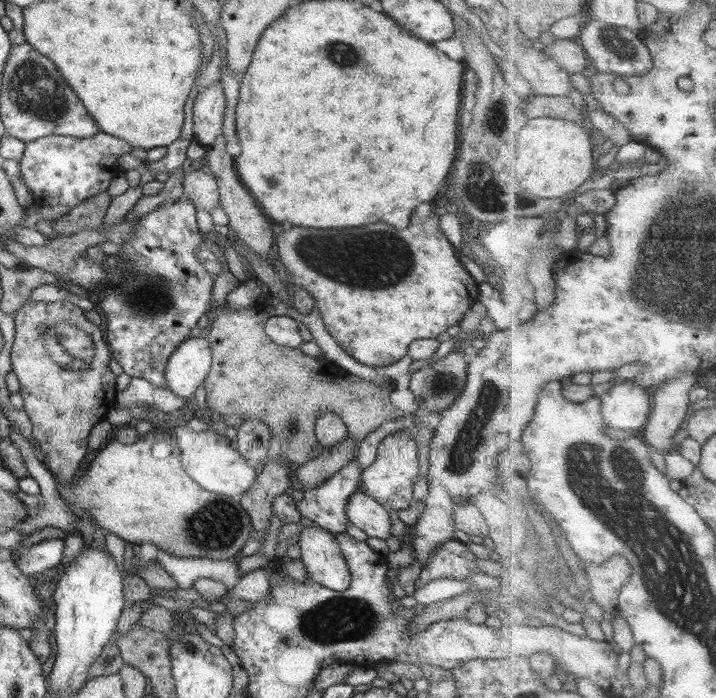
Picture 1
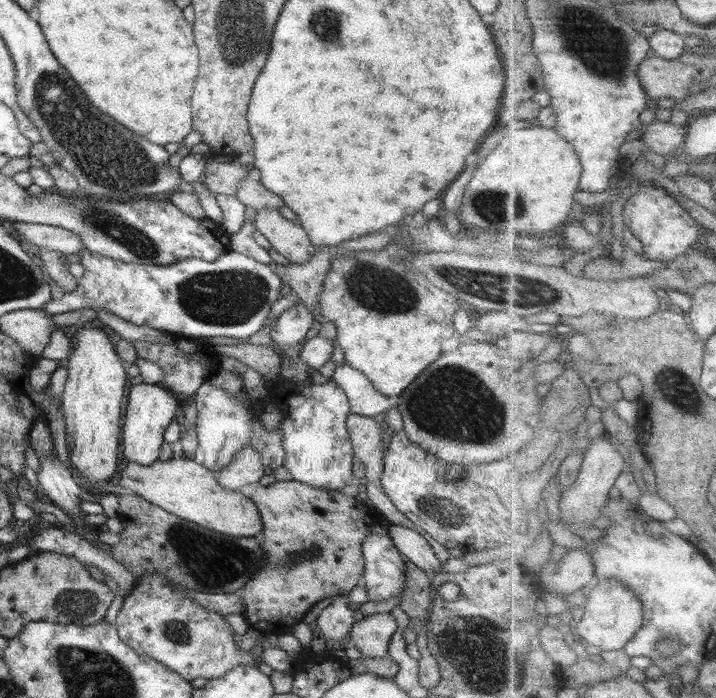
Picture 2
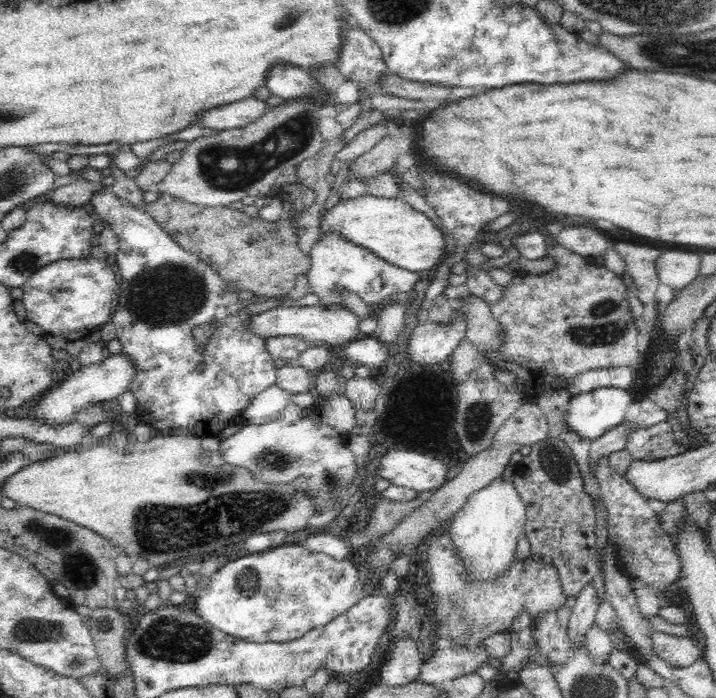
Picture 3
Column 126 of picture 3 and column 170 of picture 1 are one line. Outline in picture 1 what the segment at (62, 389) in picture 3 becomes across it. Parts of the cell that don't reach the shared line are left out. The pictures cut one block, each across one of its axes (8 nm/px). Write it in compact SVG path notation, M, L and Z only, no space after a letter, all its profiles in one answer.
M207 337L188 338L183 343L180 343L166 363L166 388L172 391L172 394L178 394L180 398L188 400L188 398L194 397L196 390L203 387L203 382L211 369L212 359L212 349L210 348Z

